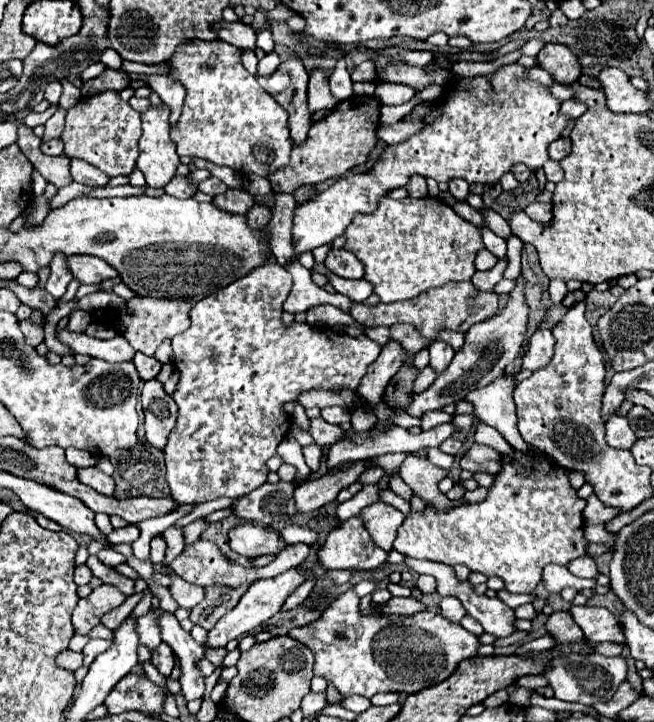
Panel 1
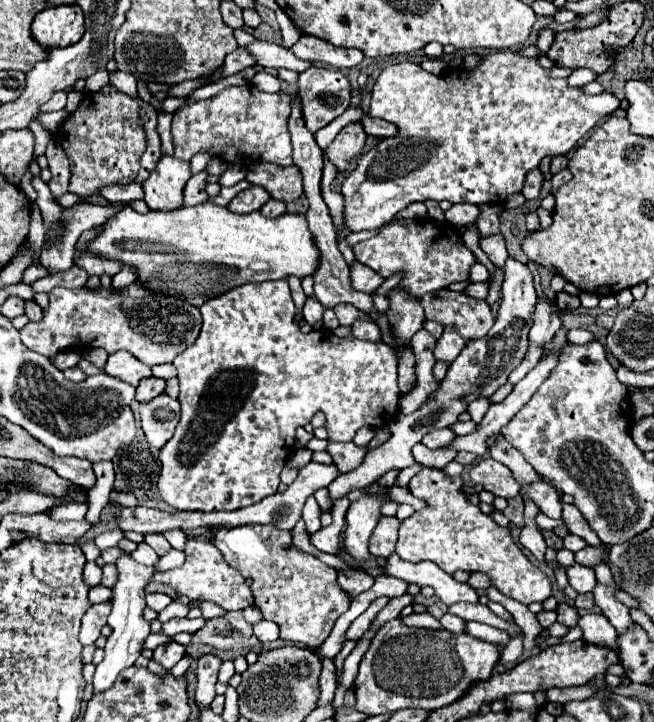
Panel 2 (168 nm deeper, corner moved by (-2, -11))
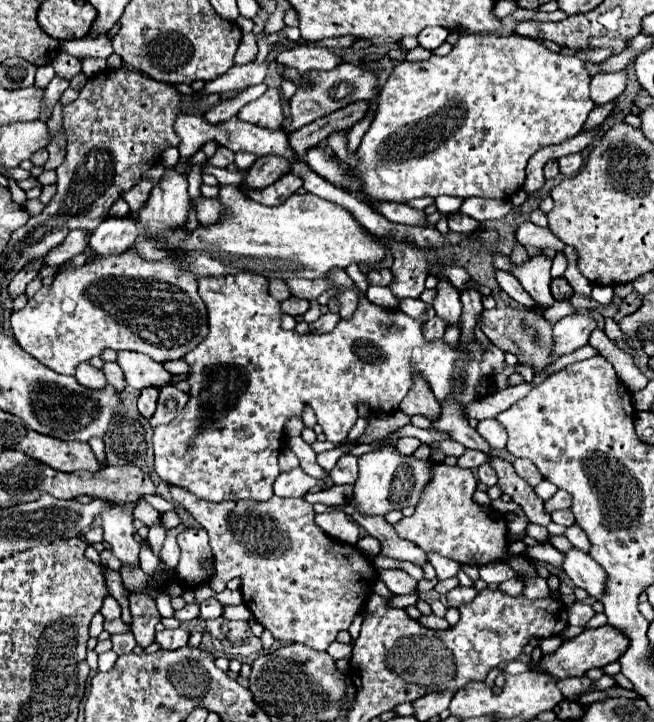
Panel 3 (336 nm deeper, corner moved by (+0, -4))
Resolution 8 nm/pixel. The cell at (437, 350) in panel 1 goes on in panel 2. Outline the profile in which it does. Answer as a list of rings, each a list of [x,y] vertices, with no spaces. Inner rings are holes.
[[[446,327],[442,339],[436,343],[434,357],[436,357],[436,361],[452,363],[460,355],[460,351],[464,349],[464,345],[466,345],[466,341],[452,327]]]

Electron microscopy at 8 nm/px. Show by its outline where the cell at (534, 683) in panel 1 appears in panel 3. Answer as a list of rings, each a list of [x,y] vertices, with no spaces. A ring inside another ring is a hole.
[[[566,678],[566,680],[558,680],[558,688],[562,690],[564,698],[568,700],[576,700],[576,696],[580,692],[590,690],[590,680],[588,678]]]

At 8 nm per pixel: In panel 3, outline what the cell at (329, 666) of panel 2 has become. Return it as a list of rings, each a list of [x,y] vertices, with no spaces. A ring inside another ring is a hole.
[[[170,488],[170,494],[172,500],[182,504],[210,536],[210,548],[216,558],[210,588],[221,592],[232,578],[240,578],[244,604],[276,640],[300,642],[316,650],[326,650],[330,642],[336,640],[338,632],[348,630],[354,616],[364,608],[364,602],[374,592],[378,580],[376,566],[356,546],[324,534],[314,522],[316,512],[312,504],[304,498],[272,496],[266,502],[238,500],[210,504],[210,500],[198,500],[198,496],[182,492],[182,488]]]

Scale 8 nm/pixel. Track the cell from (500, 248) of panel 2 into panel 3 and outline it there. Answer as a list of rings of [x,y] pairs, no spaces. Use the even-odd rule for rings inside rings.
[[[496,270],[496,278],[498,278],[500,288],[502,288],[502,290],[512,298],[512,300],[516,300],[516,302],[522,304],[522,306],[534,308],[534,302],[530,300],[530,294],[526,294],[526,290],[516,282],[516,278],[514,278],[512,274],[506,274],[506,272]]]

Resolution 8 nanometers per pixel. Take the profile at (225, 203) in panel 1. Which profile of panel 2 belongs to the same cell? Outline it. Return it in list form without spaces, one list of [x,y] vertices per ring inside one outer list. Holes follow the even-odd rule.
[[[252,185],[250,189],[238,193],[230,203],[228,203],[228,209],[232,213],[250,213],[250,211],[258,211],[266,201],[270,199],[268,191],[264,191],[262,187],[258,185]]]

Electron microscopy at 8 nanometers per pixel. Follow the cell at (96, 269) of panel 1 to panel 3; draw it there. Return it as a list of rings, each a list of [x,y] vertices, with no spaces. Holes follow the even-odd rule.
[[[132,214],[124,218],[110,216],[90,236],[90,248],[96,254],[122,254],[136,242],[138,234],[138,222]]]

